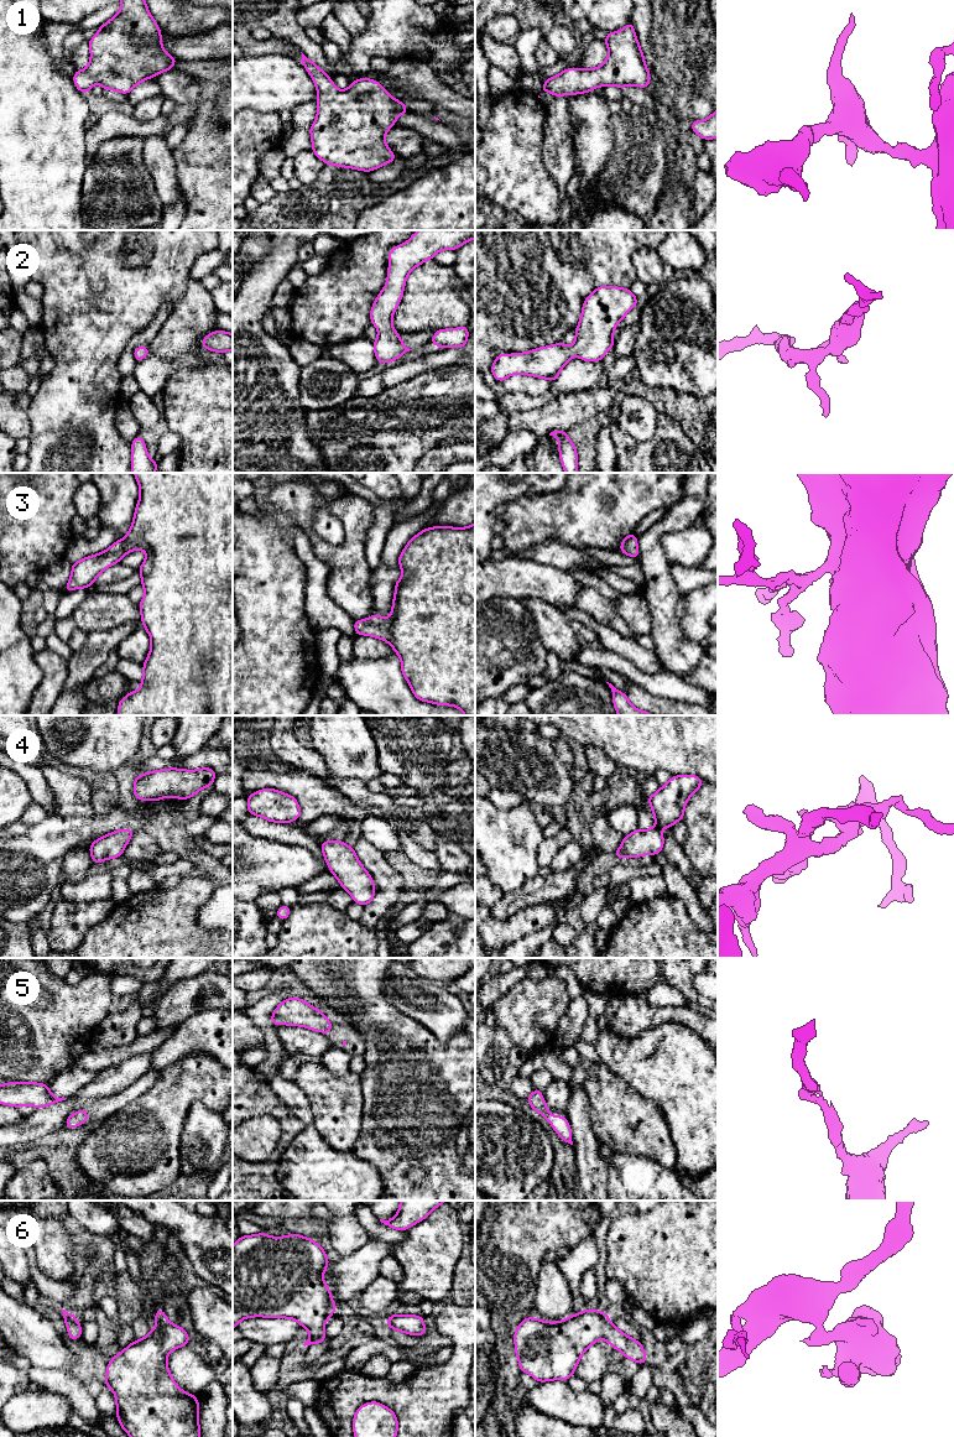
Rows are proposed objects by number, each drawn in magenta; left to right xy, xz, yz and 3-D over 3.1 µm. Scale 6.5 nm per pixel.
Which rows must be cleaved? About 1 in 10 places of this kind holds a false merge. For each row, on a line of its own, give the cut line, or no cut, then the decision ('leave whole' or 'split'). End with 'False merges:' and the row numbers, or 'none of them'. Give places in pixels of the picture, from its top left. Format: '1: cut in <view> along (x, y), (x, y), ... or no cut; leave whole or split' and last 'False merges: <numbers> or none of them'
1: no cut; leave whole
2: no cut; leave whole
3: no cut; leave whole
4: no cut; leave whole
5: no cut; leave whole
6: no cut; leave whole
False merges: none of them

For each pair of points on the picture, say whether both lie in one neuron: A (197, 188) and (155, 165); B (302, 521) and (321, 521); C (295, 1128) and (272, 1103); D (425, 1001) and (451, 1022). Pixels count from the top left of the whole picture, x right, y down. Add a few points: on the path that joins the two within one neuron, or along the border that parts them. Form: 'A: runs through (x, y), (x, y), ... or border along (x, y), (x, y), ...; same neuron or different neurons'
A: border along (172, 149), (176, 178), (183, 197); different neurons
B: border along (318, 493), (312, 529), (330, 543); different neurons
C: runs through (288, 1121), (276, 1109); same neuron
D: runs through (431, 1005), (444, 1016); same neuron

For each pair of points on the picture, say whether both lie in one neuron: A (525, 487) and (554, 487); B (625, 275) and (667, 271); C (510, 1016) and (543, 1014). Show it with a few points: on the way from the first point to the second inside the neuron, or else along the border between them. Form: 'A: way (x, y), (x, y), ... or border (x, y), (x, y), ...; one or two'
A: way (532, 485), (547, 485); one
B: border (647, 246), (640, 248), (632, 256), (636, 279); two
C: way (519, 1015), (535, 1015); one

